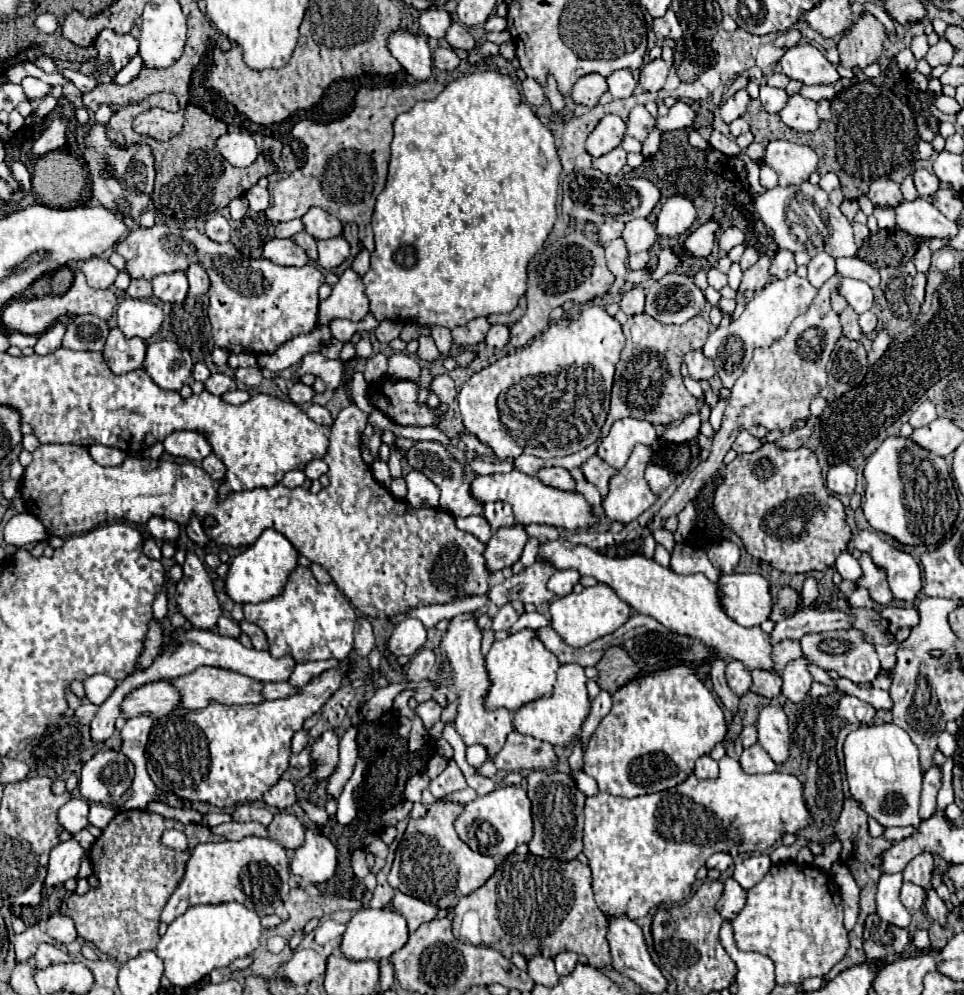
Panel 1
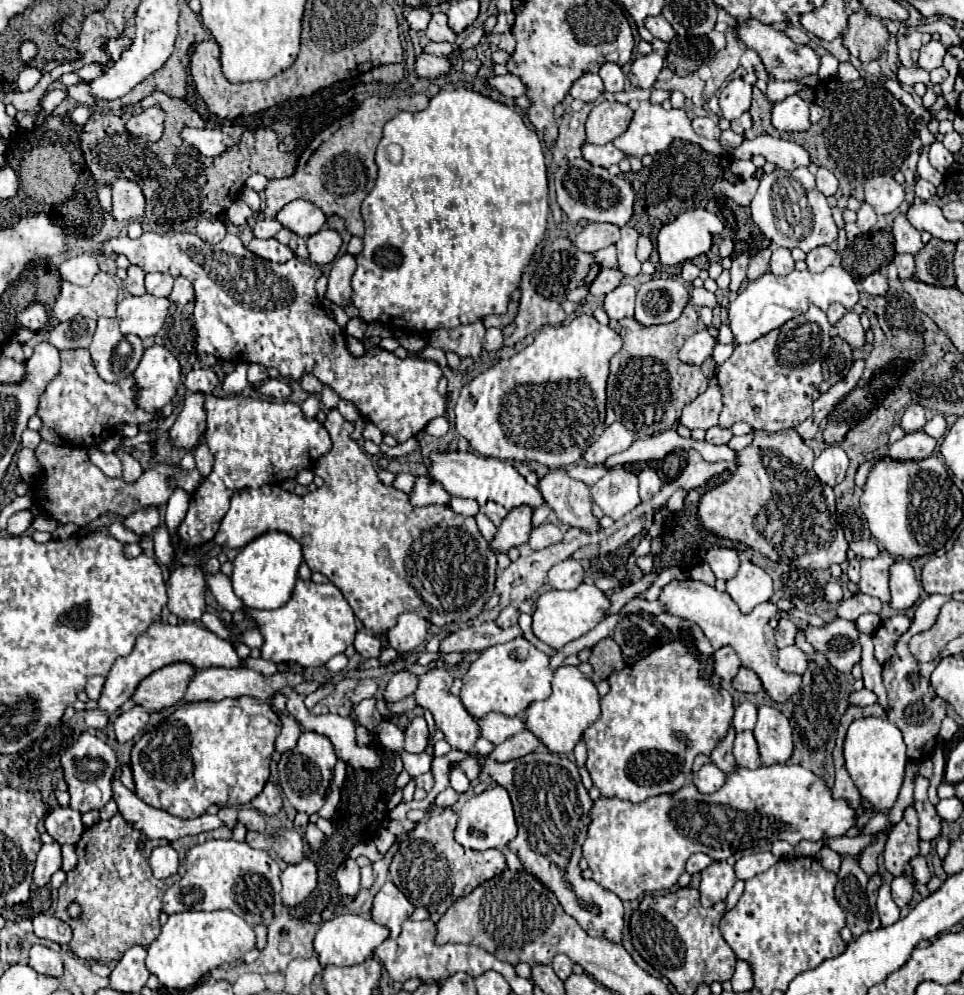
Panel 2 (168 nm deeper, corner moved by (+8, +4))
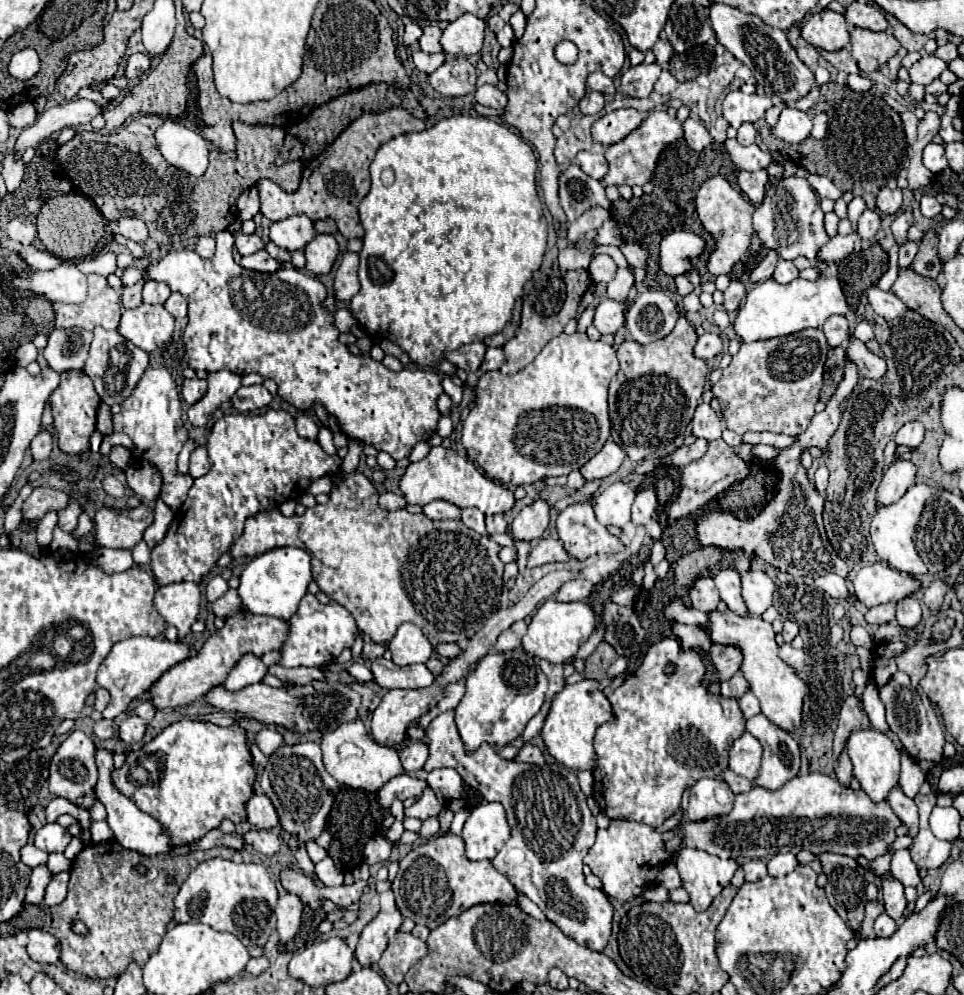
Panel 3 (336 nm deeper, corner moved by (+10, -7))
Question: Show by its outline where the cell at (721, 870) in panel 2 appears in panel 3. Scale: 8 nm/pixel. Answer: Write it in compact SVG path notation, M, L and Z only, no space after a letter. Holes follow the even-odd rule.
M682 848L676 858L676 866L682 876L682 888L688 892L690 904L694 906L696 912L704 912L712 904L714 896L718 896L722 892L722 888L726 884L730 884L734 872L738 868L736 860L718 860L718 856L710 856L708 852L702 852L698 848Z

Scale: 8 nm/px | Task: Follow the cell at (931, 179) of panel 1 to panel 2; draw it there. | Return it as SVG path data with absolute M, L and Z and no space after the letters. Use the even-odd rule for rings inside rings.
M918 179L916 185L914 185L914 193L916 193L920 199L928 201L928 199L932 199L932 197L936 195L936 187L934 187L930 181L926 181L926 179Z

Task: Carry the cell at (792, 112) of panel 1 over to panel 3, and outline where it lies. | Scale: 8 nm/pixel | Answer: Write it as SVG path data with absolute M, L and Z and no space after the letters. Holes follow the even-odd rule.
M786 106L780 112L780 120L772 132L784 142L804 142L812 132L812 120L806 112Z

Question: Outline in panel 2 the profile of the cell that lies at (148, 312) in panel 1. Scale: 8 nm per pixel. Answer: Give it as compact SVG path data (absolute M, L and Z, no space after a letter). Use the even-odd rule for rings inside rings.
M142 295L142 297L126 297L118 303L118 323L120 331L124 335L132 333L138 335L140 339L156 335L164 319L168 315L168 299L164 297L154 297L154 295Z

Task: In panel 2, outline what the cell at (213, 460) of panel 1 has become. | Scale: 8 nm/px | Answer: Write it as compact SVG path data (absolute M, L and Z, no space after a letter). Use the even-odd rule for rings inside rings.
M200 443L200 445L198 445L198 449L194 451L194 459L196 459L196 469L198 469L204 477L208 477L210 471L212 471L212 465L214 465L214 457L212 457L212 453L208 451L206 443Z

